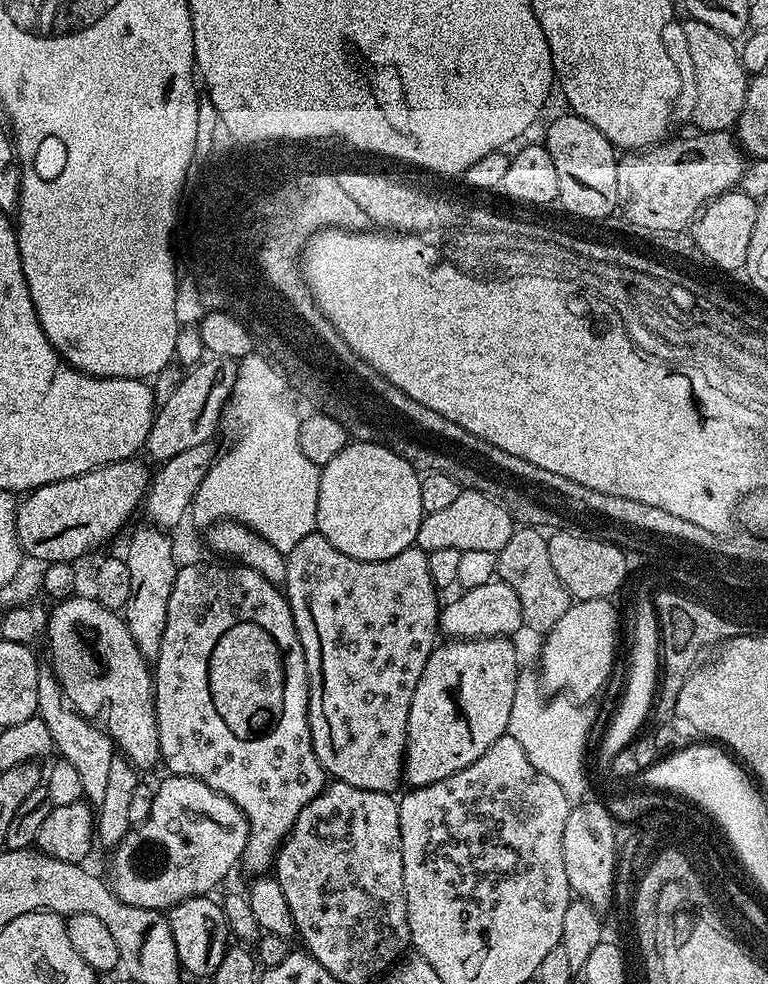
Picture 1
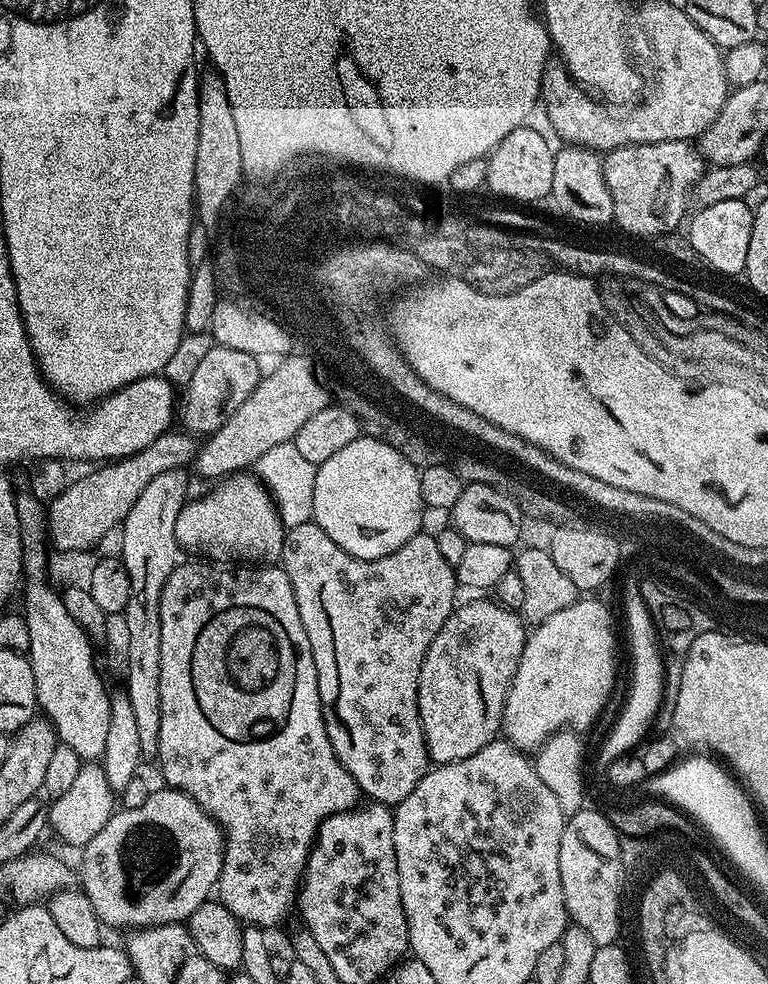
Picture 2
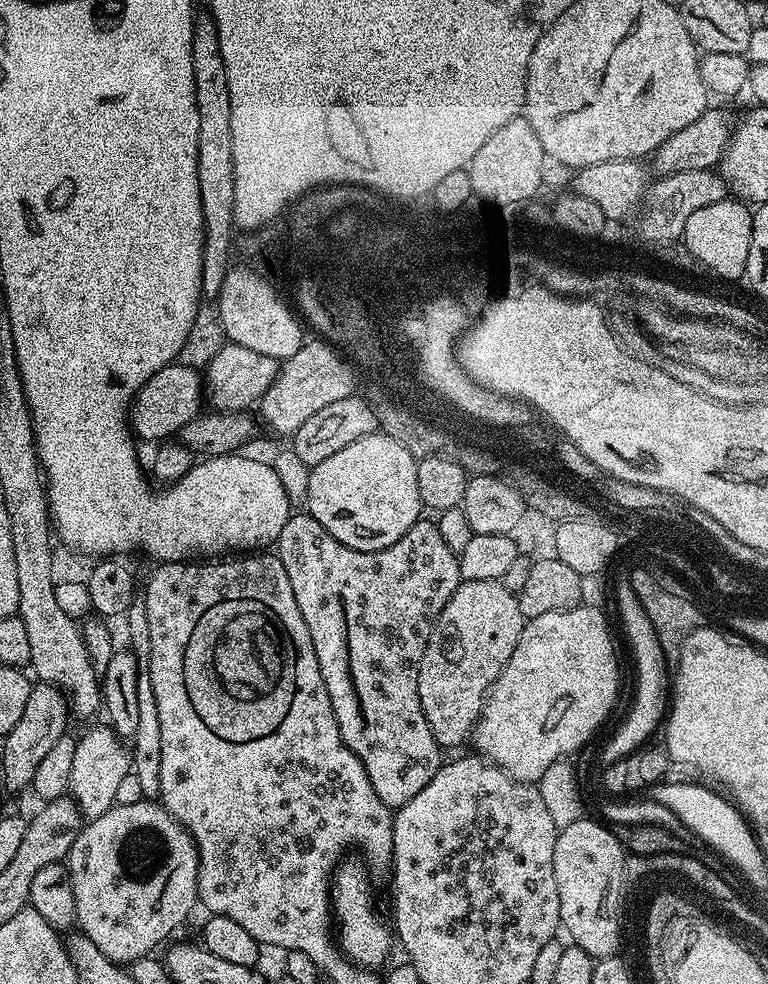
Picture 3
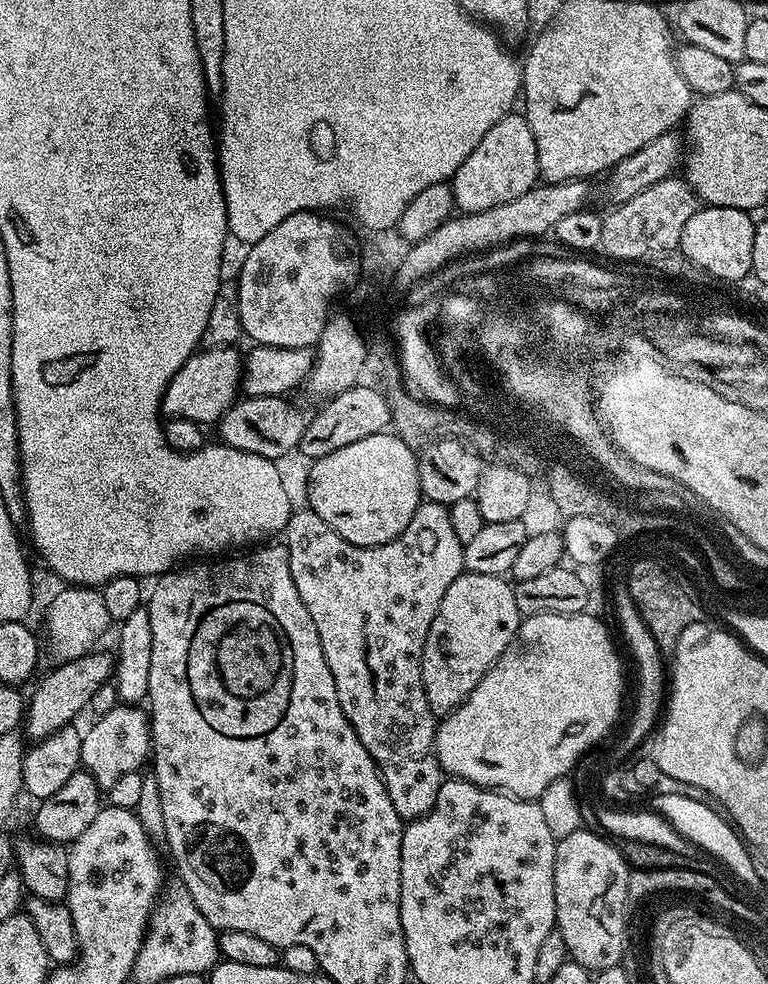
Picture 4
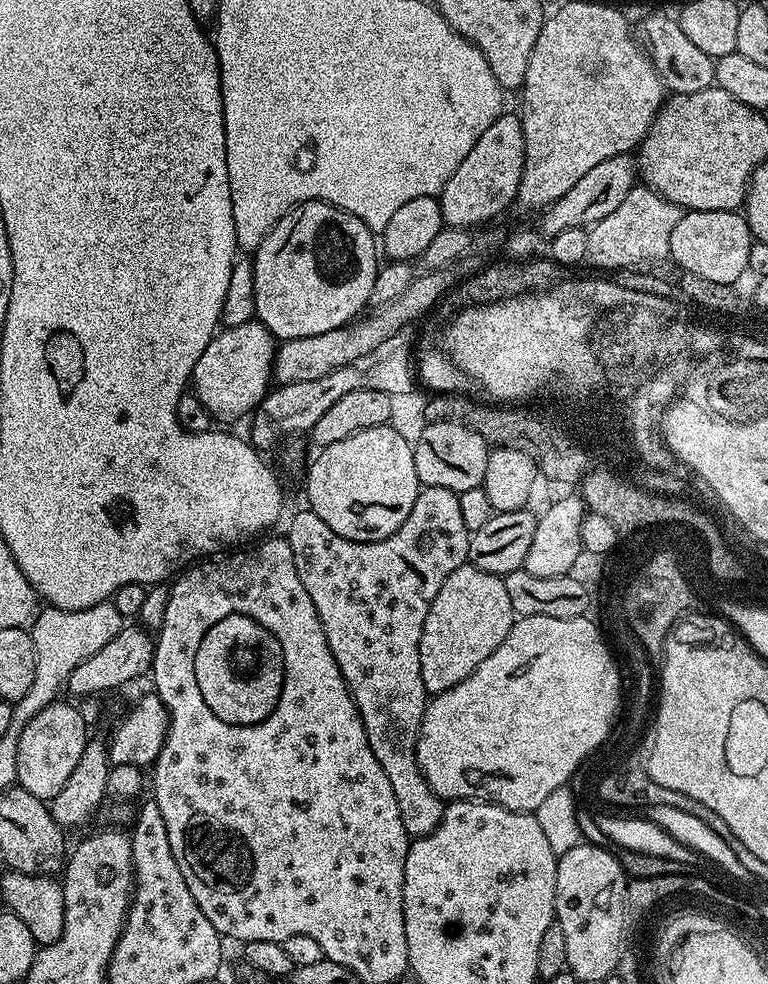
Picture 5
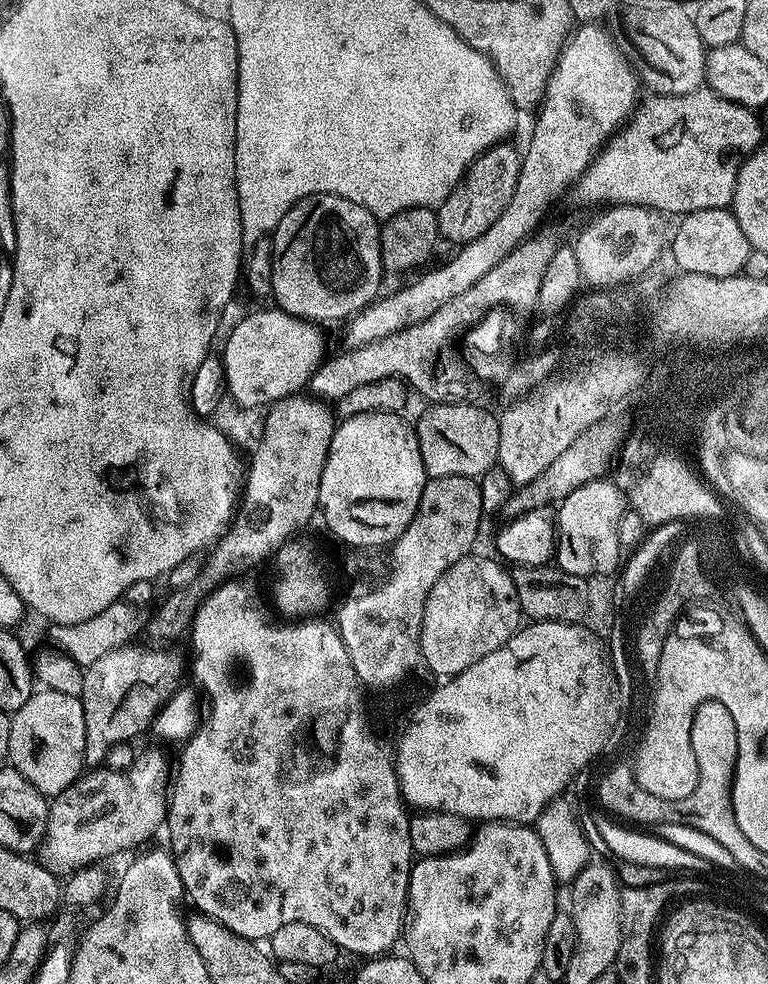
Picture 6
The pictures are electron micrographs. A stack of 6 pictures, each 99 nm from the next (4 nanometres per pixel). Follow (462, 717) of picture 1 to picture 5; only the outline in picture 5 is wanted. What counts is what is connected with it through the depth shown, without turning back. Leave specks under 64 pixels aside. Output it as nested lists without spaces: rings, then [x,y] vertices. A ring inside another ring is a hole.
[[[471,566],[454,570],[426,614],[420,639],[420,665],[425,693],[445,692],[462,682],[510,634],[514,613],[503,579]]]

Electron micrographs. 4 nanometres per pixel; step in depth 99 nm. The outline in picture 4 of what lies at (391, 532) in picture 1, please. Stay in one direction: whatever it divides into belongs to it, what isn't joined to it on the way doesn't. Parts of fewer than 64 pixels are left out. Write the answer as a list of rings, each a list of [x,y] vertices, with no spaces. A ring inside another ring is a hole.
[[[391,431],[370,434],[370,438],[362,438],[362,442],[350,442],[350,446],[342,446],[342,450],[334,450],[334,454],[326,454],[311,465],[307,507],[339,536],[346,538],[346,542],[359,548],[373,548],[390,542],[395,536],[400,536],[402,530],[406,530],[410,518],[414,518],[414,510],[422,503],[417,459],[414,449]]]

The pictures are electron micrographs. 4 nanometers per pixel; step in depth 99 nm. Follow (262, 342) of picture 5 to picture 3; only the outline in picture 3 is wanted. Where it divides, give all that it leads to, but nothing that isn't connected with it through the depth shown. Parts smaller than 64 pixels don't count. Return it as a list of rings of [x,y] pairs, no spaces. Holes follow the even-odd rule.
[[[179,362],[166,365],[158,374],[151,376],[142,386],[142,390],[132,401],[130,409],[130,427],[141,441],[156,440],[164,442],[175,437],[202,411],[202,401],[206,396],[206,384],[197,369]]]

